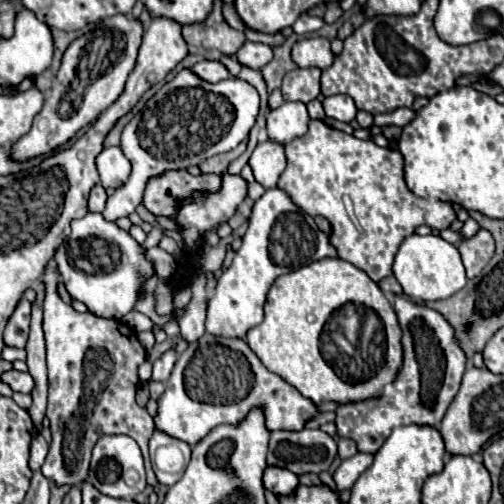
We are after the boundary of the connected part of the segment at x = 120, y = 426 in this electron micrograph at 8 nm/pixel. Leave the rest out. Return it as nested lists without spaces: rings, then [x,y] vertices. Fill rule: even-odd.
[[[57,266],[45,270],[43,284],[43,332],[47,344],[49,402],[47,418],[51,422],[53,444],[41,472],[57,484],[81,484],[87,478],[91,450],[103,434],[131,436],[145,458],[147,484],[155,486],[155,474],[149,464],[147,442],[155,432],[153,418],[135,402],[137,366],[145,360],[145,348],[139,344],[135,330],[121,322],[111,322],[90,312],[77,312],[65,304],[57,292],[61,276]]]

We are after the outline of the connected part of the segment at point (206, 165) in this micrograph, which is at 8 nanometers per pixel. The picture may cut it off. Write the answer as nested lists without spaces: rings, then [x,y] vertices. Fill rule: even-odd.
[[[244,140],[232,151],[219,154],[207,159],[199,164],[199,168],[203,173],[221,174],[227,170],[232,160],[238,158],[247,148],[247,140]]]

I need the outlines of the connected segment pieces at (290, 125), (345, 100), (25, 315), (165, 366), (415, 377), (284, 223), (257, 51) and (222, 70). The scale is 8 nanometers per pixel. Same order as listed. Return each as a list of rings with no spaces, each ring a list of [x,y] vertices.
[[[283,102],[267,116],[269,138],[281,144],[287,144],[293,138],[303,136],[307,124],[309,124],[309,114],[303,102]]]
[[[335,94],[335,96],[329,96],[323,100],[323,108],[325,108],[325,114],[329,118],[335,118],[335,120],[341,120],[341,122],[351,122],[357,114],[357,108],[353,104],[353,100],[345,94]]]
[[[23,298],[5,326],[5,346],[25,348],[29,336],[29,322],[31,322],[31,302]]]
[[[175,348],[167,350],[163,356],[159,356],[155,362],[153,362],[153,380],[159,380],[159,382],[167,382],[169,380],[169,374],[173,370],[173,364],[177,360],[177,352]]]
[[[393,294],[391,304],[403,332],[403,366],[397,372],[393,384],[387,386],[381,396],[339,406],[335,420],[337,434],[341,438],[355,440],[357,450],[367,454],[375,454],[391,434],[391,430],[401,422],[439,426],[461,386],[461,376],[467,362],[467,356],[455,336],[455,328],[445,320],[443,314],[401,294]]]
[[[269,188],[255,202],[247,232],[241,240],[241,248],[235,252],[229,270],[221,274],[215,294],[209,300],[205,320],[205,330],[209,334],[245,338],[247,330],[261,322],[265,296],[277,276],[297,270],[309,262],[337,256],[333,246],[329,246],[327,234],[323,234],[315,226],[313,218],[301,212],[301,208],[281,188]]]
[[[245,42],[241,50],[235,54],[235,58],[251,68],[263,68],[273,58],[273,48],[259,42]]]
[[[203,60],[203,62],[197,62],[193,66],[193,72],[197,76],[201,76],[203,80],[207,82],[219,82],[219,80],[225,80],[229,78],[229,70],[219,62],[219,60]]]

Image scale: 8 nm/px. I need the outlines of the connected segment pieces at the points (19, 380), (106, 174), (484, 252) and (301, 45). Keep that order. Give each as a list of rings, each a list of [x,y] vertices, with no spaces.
[[[9,370],[1,376],[1,380],[5,384],[9,384],[13,388],[13,392],[21,392],[21,394],[31,394],[35,382],[33,382],[33,376],[27,374],[27,372],[17,372],[17,370]]]
[[[109,146],[103,148],[97,158],[95,158],[99,176],[101,176],[101,184],[105,188],[119,188],[121,184],[127,182],[129,174],[131,174],[131,164],[129,160],[123,156],[119,146]]]
[[[481,228],[475,236],[459,244],[459,254],[463,258],[467,278],[475,278],[495,254],[495,238],[489,230]]]
[[[315,36],[315,38],[303,38],[295,42],[293,46],[293,60],[297,62],[299,68],[327,68],[333,62],[333,52],[329,46],[327,38]]]

